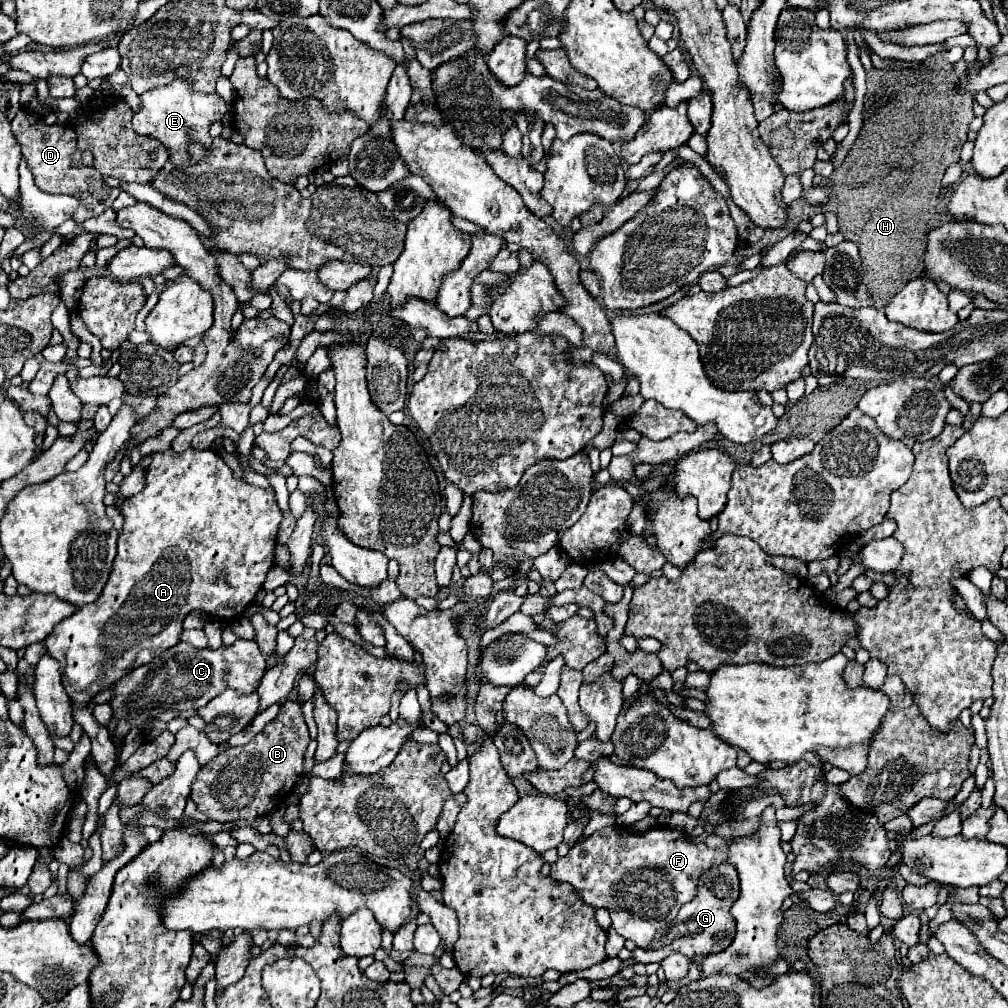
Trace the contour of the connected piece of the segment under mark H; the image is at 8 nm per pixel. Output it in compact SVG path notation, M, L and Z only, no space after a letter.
M931 56L927 62L921 62L919 68L909 66L909 72L915 76L915 82L907 84L907 90L901 92L903 96L897 96L893 102L881 106L863 120L855 146L847 152L841 168L825 180L825 184L833 186L831 202L825 208L837 216L841 234L859 248L865 270L863 278L877 310L883 310L893 294L899 292L911 278L923 274L929 230L953 220L945 214L945 204L939 200L941 178L947 166L959 162L959 150L967 142L969 124L975 118L973 94L957 90L961 76L955 74L953 64L943 56Z

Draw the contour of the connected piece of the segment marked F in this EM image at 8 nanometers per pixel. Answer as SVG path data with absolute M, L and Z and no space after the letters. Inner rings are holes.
M609 826L593 832L587 840L575 844L567 856L551 864L549 876L557 884L563 882L571 884L587 906L593 906L595 910L597 908L609 910L611 926L615 928L615 932L625 940L633 940L639 948L647 948L657 934L659 922L673 922L673 914L677 914L679 908L695 896L697 878L703 872L707 872L709 866L717 866L725 858L727 858L727 848L709 848L703 842L695 844L689 838L685 838L683 832L673 828L657 826L645 832L633 832L629 828ZM643 888L649 888L647 898L643 894Z

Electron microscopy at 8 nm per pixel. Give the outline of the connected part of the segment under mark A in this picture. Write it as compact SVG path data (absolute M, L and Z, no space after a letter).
M169 448L165 452L155 452L153 454L153 462L145 472L145 488L139 494L135 494L135 496L131 496L123 502L123 516L125 516L125 524L123 524L123 530L121 530L121 536L119 536L119 542L117 542L117 558L113 562L109 582L105 584L105 590L101 592L101 598L97 598L97 602L93 602L89 606L83 606L81 610L77 610L73 616L65 618L63 622L59 622L55 626L55 630L45 640L47 654L53 656L59 662L61 684L63 684L65 692L69 694L71 702L77 702L77 706L89 706L89 702L99 692L109 690L115 682L121 680L121 676L129 674L131 670L135 670L143 664L149 664L161 652L175 646L179 642L181 622L191 610L203 610L203 612L207 612L213 618L219 618L223 622L233 622L233 620L241 618L245 614L247 606L253 602L259 588L263 586L269 568L273 566L273 550L275 550L275 544L277 544L277 530L279 530L279 522L283 518L283 512L277 506L277 498L275 498L273 490L265 490L265 488L251 486L251 484L245 484L245 482L237 480L233 476L233 470L223 462L223 458L215 450L211 450L211 448L209 450L189 448L189 450L177 454Z

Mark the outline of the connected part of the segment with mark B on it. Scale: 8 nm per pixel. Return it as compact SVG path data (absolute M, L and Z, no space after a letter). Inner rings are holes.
M285 700L281 714L269 722L251 742L245 746L235 746L223 750L213 758L201 774L197 774L189 798L197 808L211 820L253 820L267 816L277 810L293 792L297 780L301 778L303 756L309 744L307 724L301 712L301 704L295 700Z

